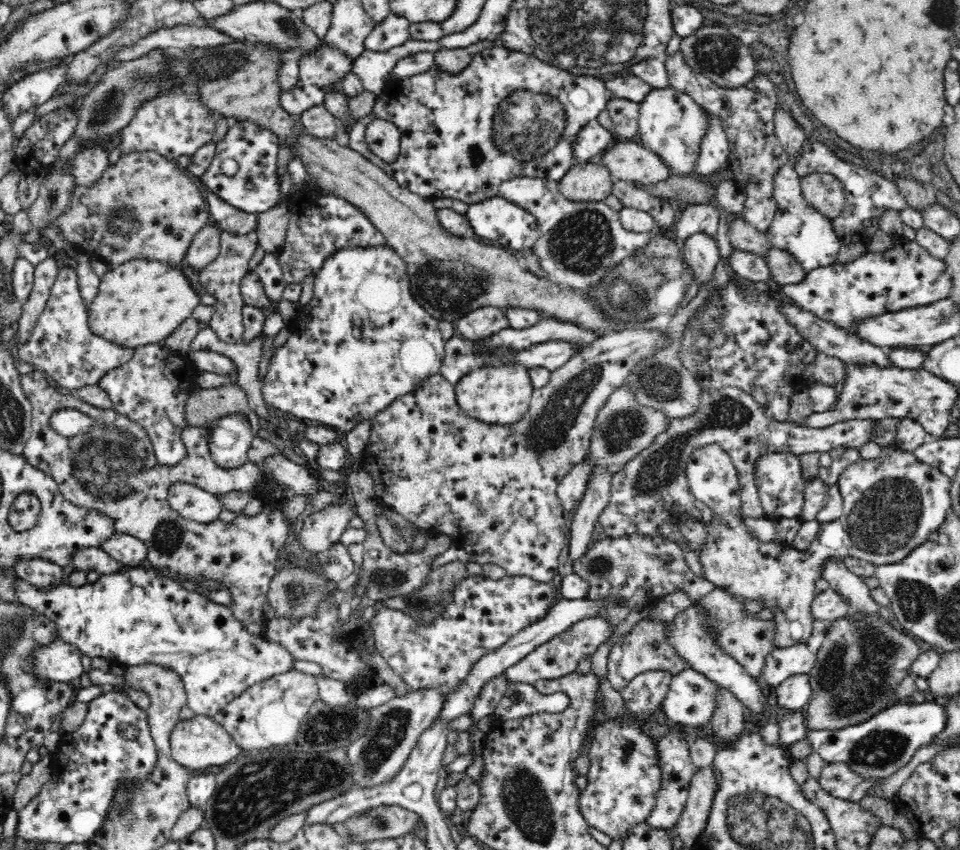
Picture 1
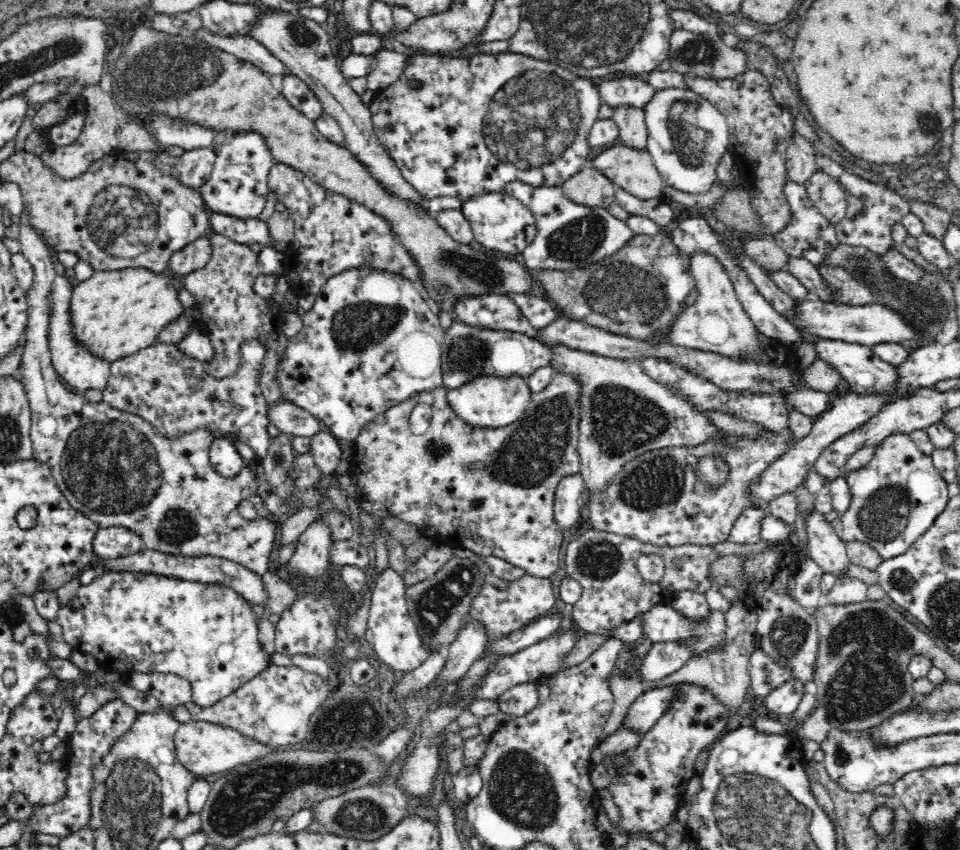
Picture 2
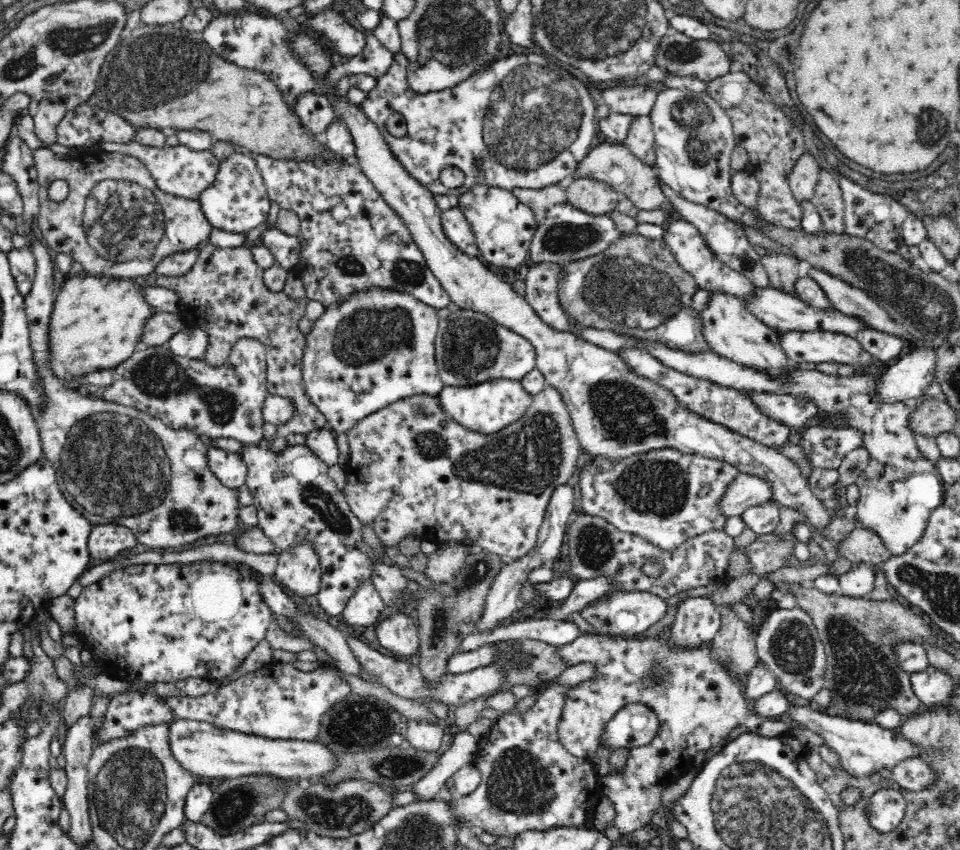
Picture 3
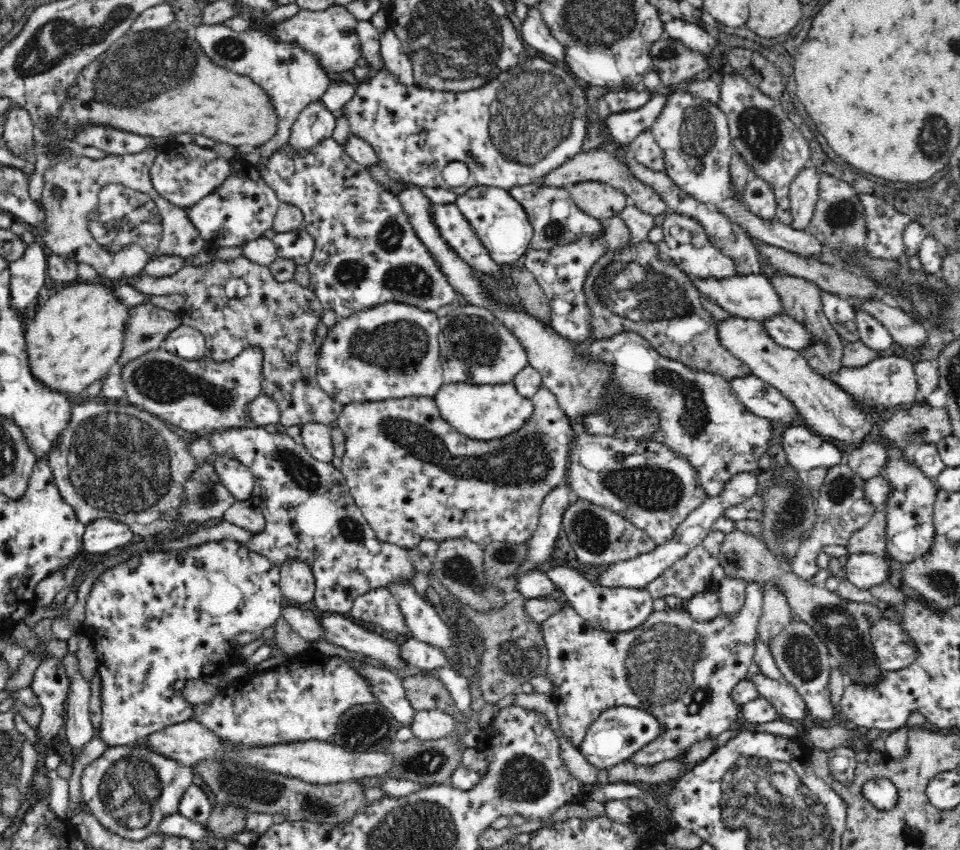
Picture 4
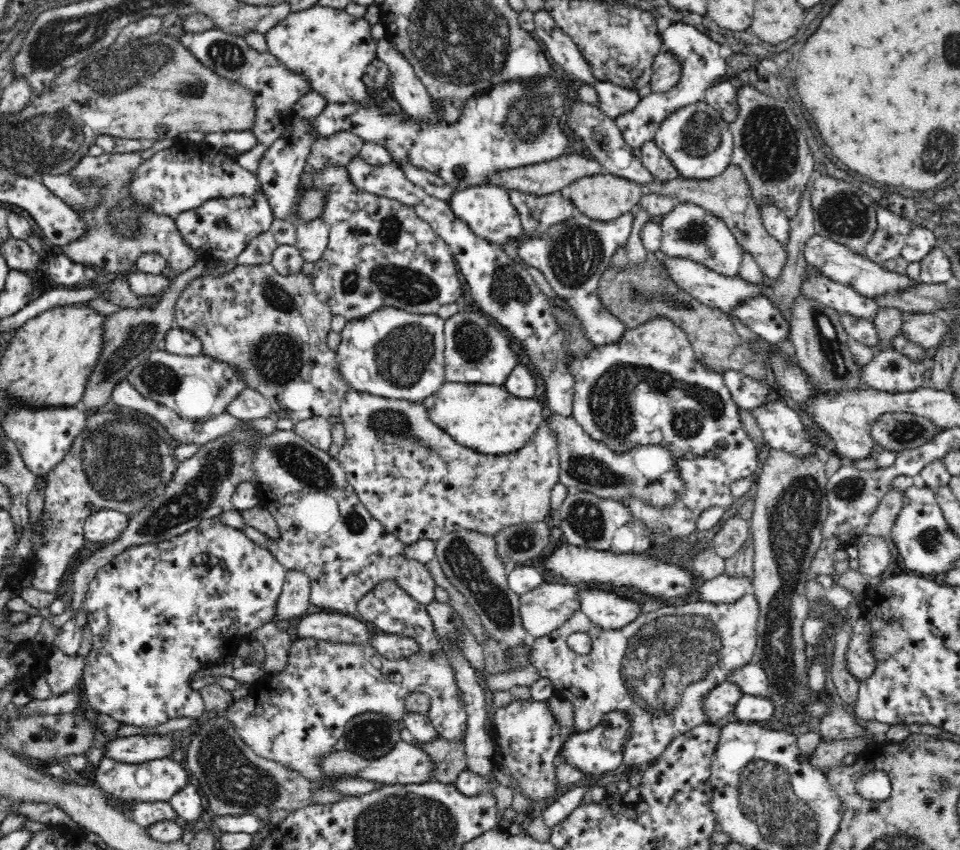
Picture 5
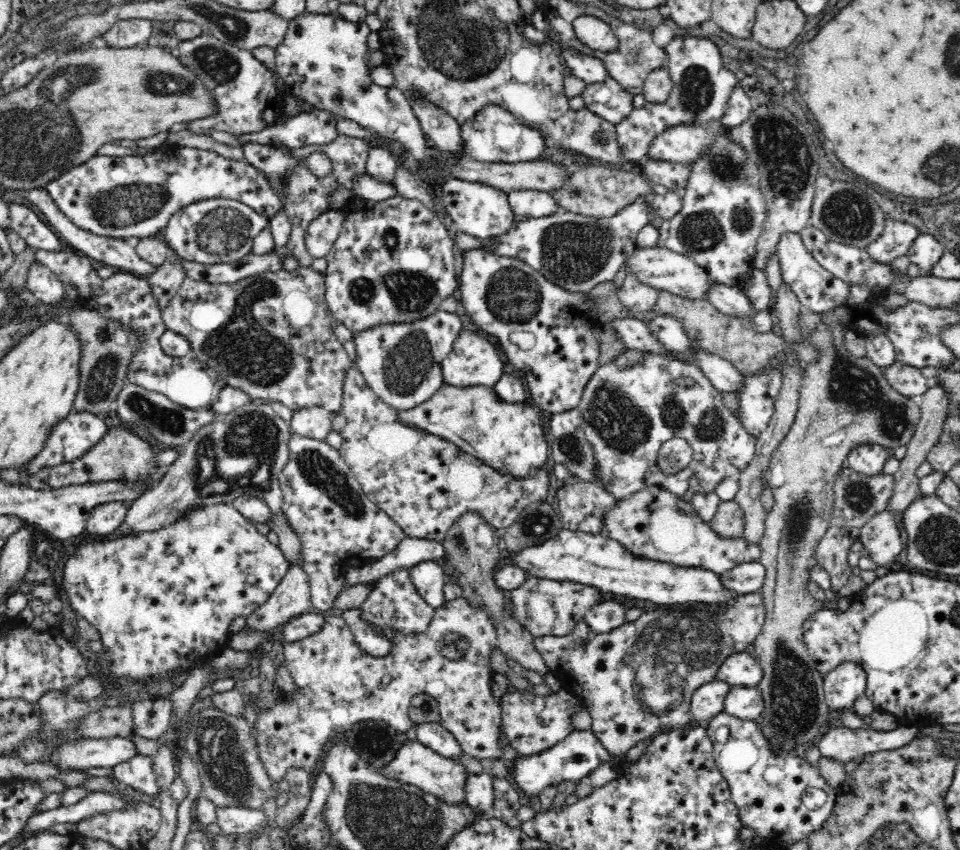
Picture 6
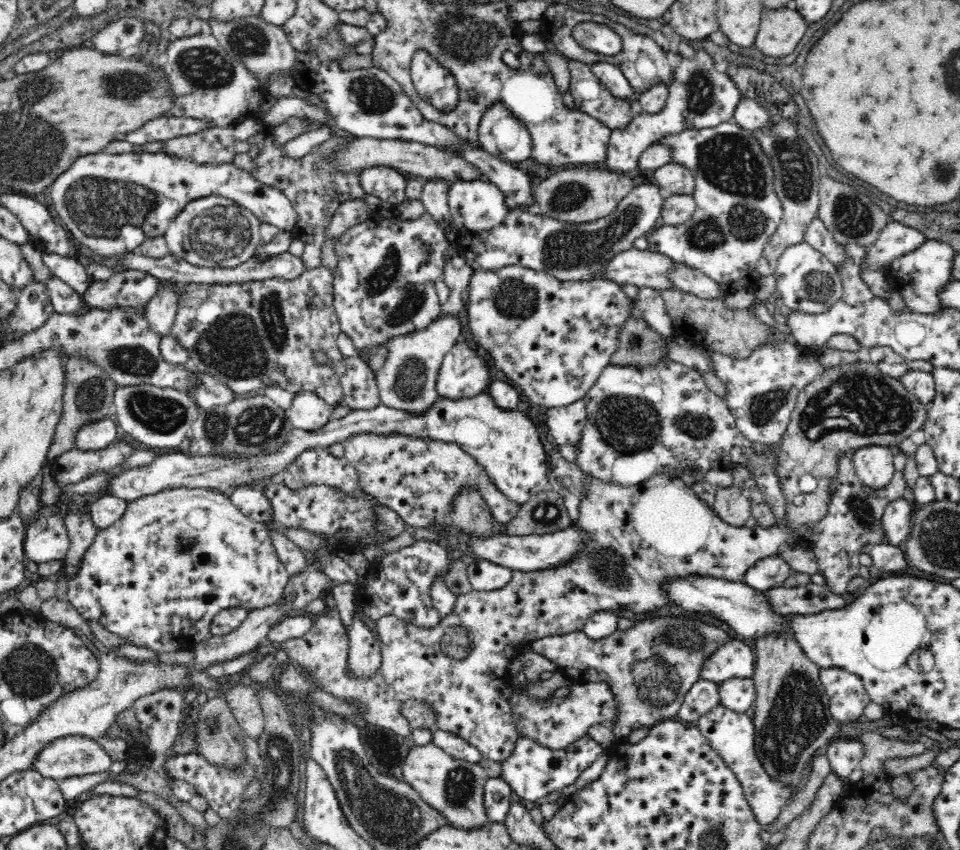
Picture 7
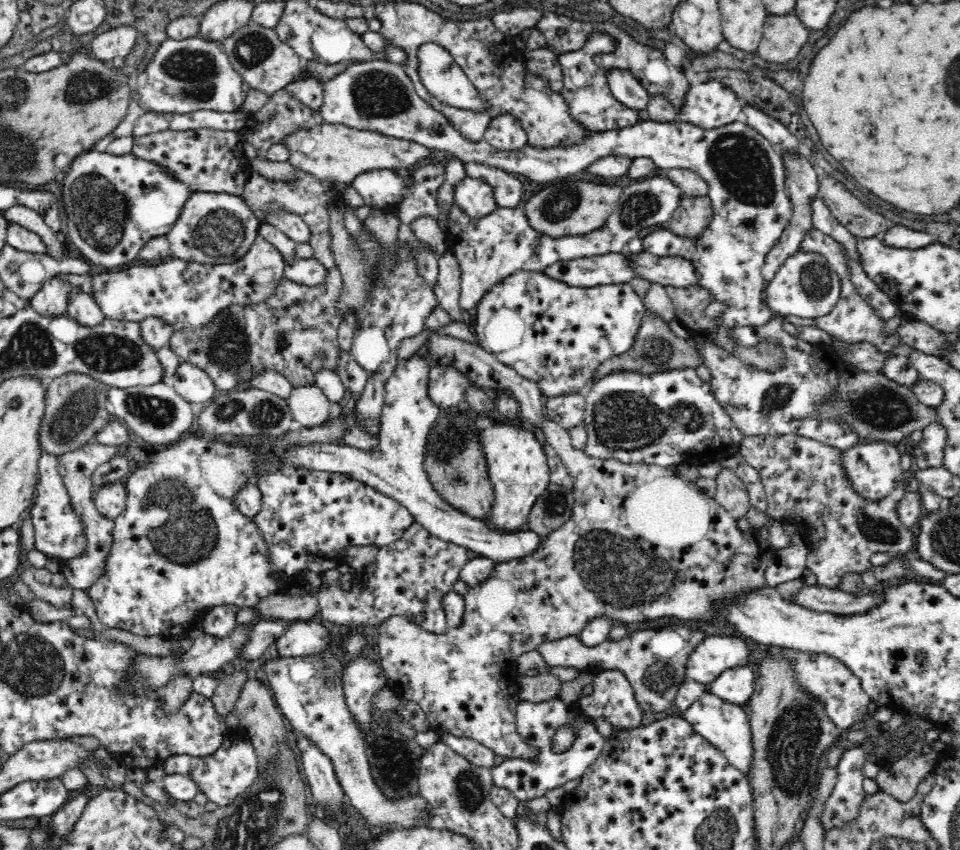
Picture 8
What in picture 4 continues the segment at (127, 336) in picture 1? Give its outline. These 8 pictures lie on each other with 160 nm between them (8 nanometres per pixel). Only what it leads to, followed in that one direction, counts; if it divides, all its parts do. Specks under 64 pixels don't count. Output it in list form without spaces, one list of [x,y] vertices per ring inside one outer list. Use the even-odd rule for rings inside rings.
[[[71,282],[60,292],[50,296],[44,307],[27,319],[26,346],[31,373],[48,388],[64,394],[80,394],[93,382],[100,381],[117,364],[124,348],[125,328],[131,306],[116,298],[110,282]]]

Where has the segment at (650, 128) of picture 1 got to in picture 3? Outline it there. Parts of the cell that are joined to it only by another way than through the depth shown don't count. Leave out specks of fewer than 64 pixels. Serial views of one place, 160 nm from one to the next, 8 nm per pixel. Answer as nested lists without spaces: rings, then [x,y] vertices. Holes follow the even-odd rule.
[[[666,89],[657,93],[657,100],[649,114],[655,138],[654,168],[662,184],[668,185],[681,198],[689,202],[714,209],[731,220],[739,220],[754,227],[756,219],[731,192],[730,158],[737,146],[731,119],[727,112],[706,92],[694,93],[690,90]]]

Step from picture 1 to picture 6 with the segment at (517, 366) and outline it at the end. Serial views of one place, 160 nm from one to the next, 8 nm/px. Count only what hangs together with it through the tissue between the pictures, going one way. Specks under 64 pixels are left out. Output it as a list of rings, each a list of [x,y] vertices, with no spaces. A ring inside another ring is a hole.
[[[444,383],[432,398],[410,410],[401,410],[398,418],[454,443],[500,472],[522,478],[548,460],[549,447],[538,411],[526,401],[504,402],[492,386],[464,388]]]

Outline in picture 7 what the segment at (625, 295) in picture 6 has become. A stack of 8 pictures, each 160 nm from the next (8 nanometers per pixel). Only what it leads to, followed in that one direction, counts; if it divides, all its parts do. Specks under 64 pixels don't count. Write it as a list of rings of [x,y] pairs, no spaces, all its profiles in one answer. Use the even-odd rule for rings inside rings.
[[[638,287],[637,296],[633,300],[635,306],[642,310],[643,318],[663,336],[670,337],[674,333],[673,320],[666,312],[663,292],[650,287]]]

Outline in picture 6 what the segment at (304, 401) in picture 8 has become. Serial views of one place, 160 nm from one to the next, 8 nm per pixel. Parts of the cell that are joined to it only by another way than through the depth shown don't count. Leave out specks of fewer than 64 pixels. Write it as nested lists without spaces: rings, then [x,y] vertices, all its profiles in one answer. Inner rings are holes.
[[[318,405],[298,409],[293,412],[291,430],[303,437],[326,441],[326,437],[332,430],[332,419],[336,413],[338,412],[323,409]]]

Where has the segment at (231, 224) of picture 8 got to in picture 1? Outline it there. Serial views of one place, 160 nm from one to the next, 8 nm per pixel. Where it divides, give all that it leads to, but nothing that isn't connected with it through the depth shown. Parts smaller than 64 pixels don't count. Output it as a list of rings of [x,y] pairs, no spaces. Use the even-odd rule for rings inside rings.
[[[238,121],[235,126],[229,128],[226,136],[219,140],[216,154],[202,174],[199,183],[203,189],[210,189],[216,193],[222,201],[235,206],[247,213],[258,214],[266,212],[269,208],[281,203],[281,179],[277,173],[278,148],[281,142],[278,135],[260,125],[249,121]],[[234,160],[238,169],[234,174],[228,175],[222,172],[222,162]]]

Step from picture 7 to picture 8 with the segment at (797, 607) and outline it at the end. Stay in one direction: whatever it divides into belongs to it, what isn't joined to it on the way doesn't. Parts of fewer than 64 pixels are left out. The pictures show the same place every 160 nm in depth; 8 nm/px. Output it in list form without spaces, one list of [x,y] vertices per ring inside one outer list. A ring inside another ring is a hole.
[[[821,584],[802,585],[800,591],[793,595],[791,603],[818,613],[836,615],[863,614],[879,606],[881,596],[875,593],[857,597],[842,590],[822,586]]]

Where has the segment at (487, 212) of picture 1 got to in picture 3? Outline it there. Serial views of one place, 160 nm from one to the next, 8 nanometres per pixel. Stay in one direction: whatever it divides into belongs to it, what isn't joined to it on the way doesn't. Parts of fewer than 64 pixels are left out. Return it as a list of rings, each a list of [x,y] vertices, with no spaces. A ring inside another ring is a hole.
[[[486,185],[473,186],[459,197],[458,208],[470,223],[480,257],[489,267],[506,270],[528,263],[529,246],[536,232],[537,222],[533,211],[515,198],[511,190]]]

